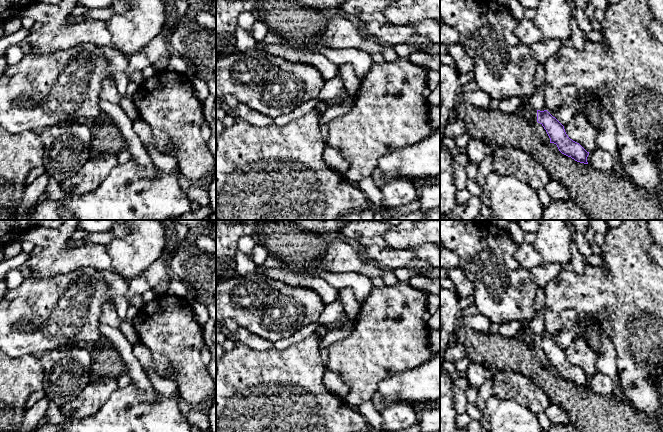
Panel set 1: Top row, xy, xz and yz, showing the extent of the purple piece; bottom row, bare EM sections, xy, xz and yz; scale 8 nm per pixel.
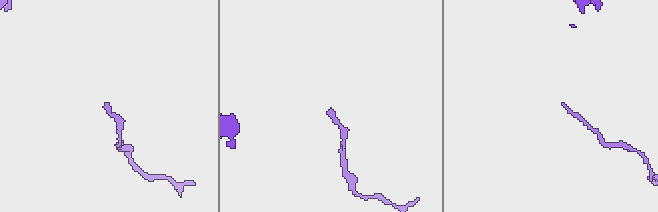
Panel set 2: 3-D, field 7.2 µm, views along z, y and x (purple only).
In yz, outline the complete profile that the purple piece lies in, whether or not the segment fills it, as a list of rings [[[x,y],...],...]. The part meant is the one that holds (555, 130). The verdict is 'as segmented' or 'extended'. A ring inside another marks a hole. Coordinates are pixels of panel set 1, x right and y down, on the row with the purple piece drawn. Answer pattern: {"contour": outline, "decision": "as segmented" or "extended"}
{"contour": [[[440,0],[440,18],[444,24],[458,31],[459,42],[473,60],[472,73],[479,89],[486,92],[491,99],[505,100],[514,97],[522,99],[520,112],[531,123],[538,122],[544,127],[550,143],[556,144],[562,154],[577,162],[588,164],[589,152],[568,137],[564,126],[547,110],[540,111],[531,106],[538,62],[531,47],[523,45],[514,34],[518,21],[512,16],[508,7],[494,0]]], "decision": "extended"}

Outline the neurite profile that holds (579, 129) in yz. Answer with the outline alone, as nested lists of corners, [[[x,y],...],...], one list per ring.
[[[575,114],[564,129],[568,137],[579,143],[587,152],[593,152],[598,148],[597,129],[583,114]]]

